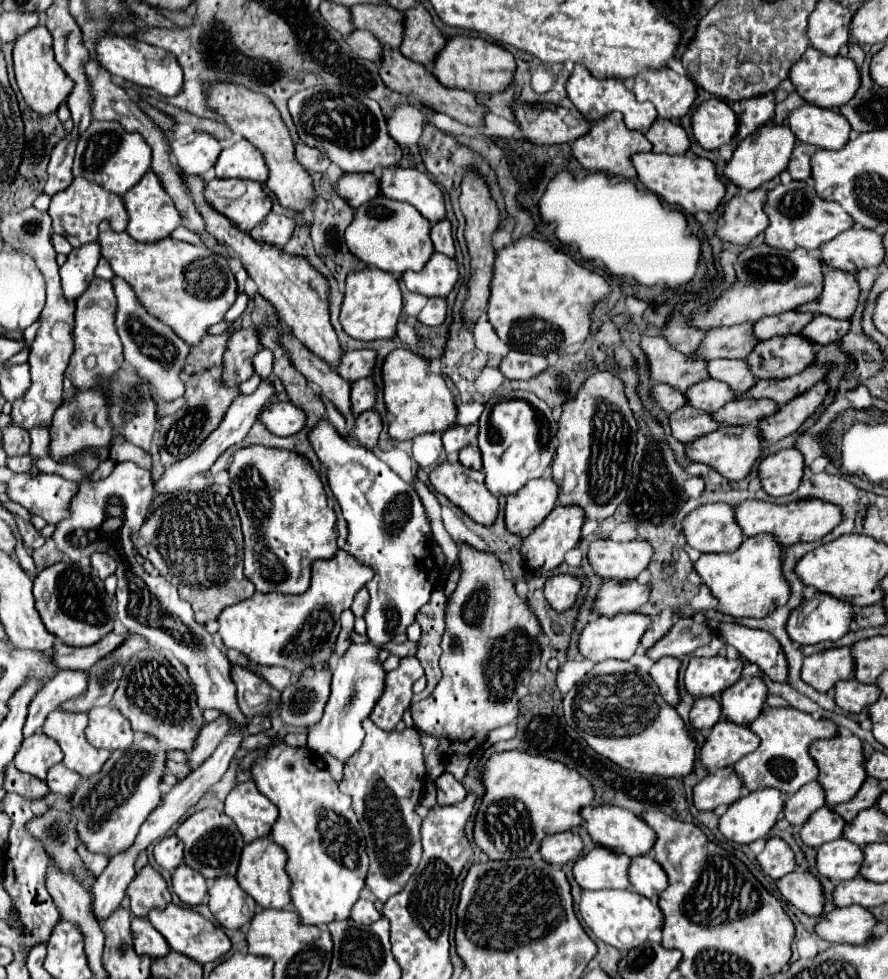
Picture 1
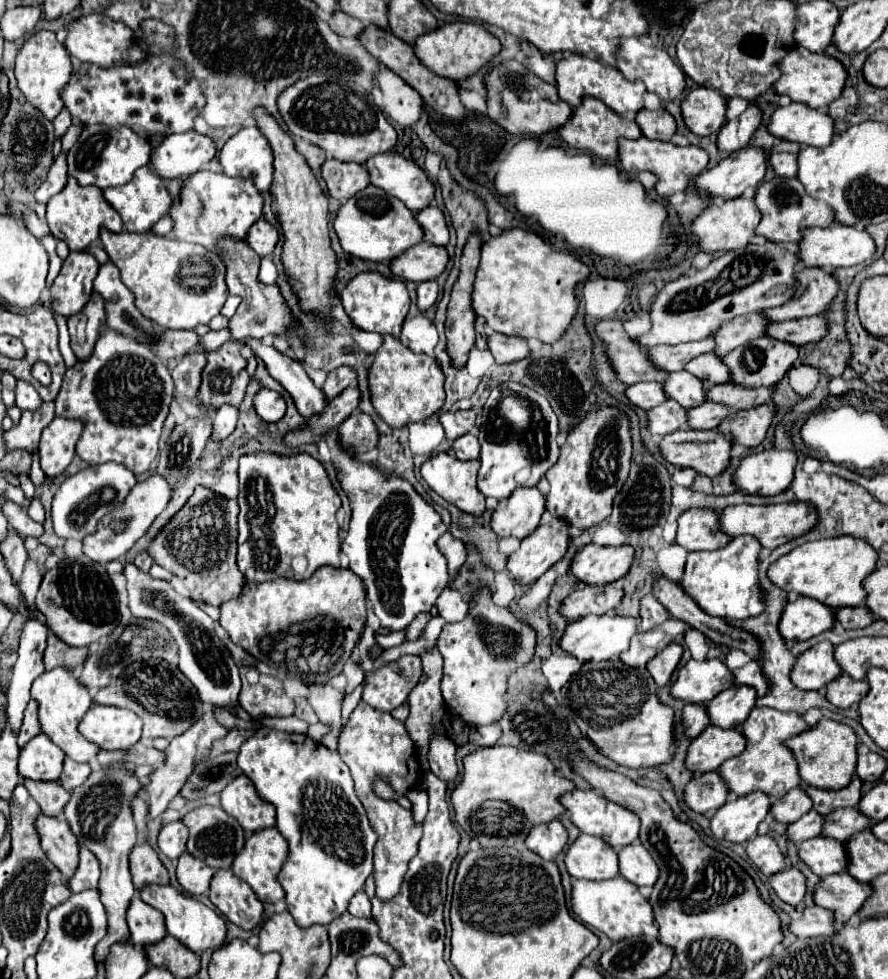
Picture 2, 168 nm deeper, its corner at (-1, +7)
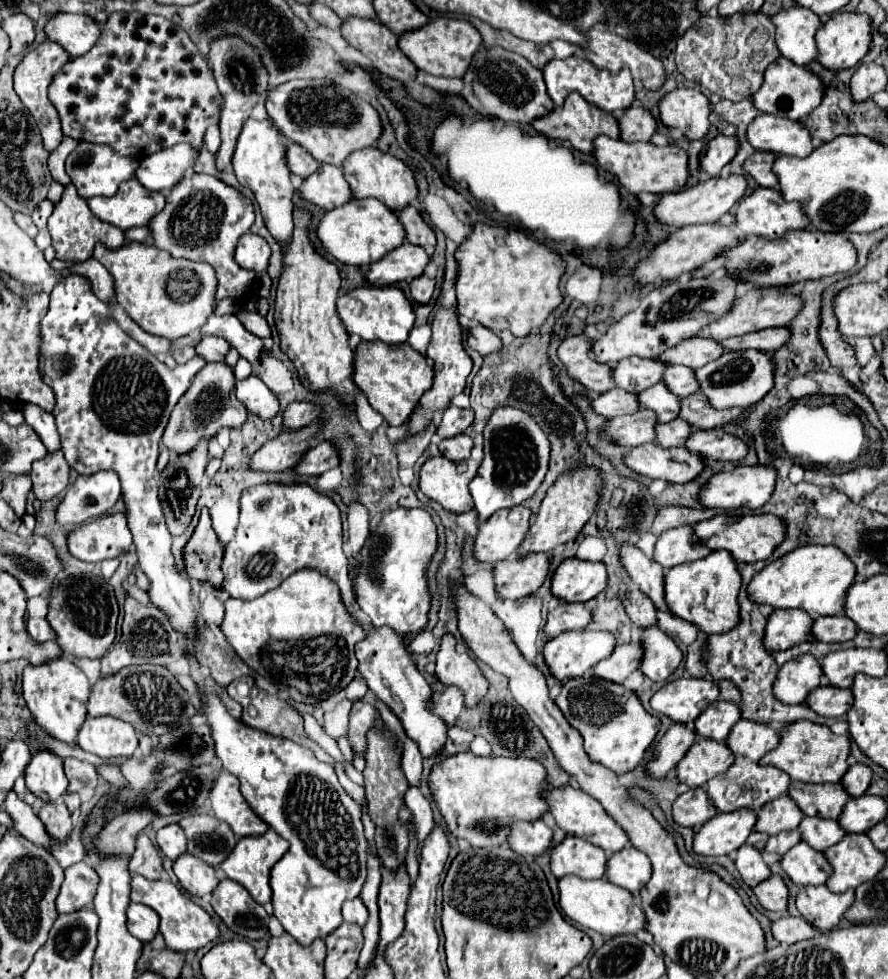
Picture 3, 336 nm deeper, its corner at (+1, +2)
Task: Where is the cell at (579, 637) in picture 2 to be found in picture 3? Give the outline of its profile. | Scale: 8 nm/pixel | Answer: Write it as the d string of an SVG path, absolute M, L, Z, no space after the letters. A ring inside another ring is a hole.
M568 630L554 636L544 646L544 658L550 666L550 672L558 678L582 676L596 662L608 658L616 648L614 634L596 632L596 630Z

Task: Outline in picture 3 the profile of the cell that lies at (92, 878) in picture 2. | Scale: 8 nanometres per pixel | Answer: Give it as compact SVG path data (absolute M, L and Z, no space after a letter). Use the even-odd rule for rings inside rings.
M86 862L68 866L64 870L62 890L56 900L58 912L64 914L64 912L92 904L92 898L96 894L96 882L98 882L96 872Z

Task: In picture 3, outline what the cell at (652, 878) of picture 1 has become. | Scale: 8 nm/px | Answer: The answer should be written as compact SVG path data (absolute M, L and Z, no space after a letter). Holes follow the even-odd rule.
M624 848L614 852L608 860L608 880L616 886L630 890L632 894L639 894L640 890L648 884L652 876L652 866L648 858L636 848Z

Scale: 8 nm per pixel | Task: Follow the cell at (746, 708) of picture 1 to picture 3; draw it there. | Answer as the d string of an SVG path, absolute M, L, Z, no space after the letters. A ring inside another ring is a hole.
M720 700L712 702L712 706L708 706L708 710L700 714L700 718L696 718L694 730L704 738L724 742L738 720L740 720L740 708L734 702Z

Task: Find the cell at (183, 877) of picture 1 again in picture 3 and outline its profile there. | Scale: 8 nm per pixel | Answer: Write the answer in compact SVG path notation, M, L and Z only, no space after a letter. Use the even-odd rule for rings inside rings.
M182 854L174 862L174 874L178 876L180 886L192 896L210 894L218 884L214 868L208 866L206 862L200 862L200 858L194 858L190 854Z

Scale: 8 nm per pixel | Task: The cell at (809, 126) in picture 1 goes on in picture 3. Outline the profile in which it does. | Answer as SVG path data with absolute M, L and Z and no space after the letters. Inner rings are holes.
M760 114L748 126L748 140L756 150L796 158L804 158L814 150L812 134L808 134L806 126L772 114Z

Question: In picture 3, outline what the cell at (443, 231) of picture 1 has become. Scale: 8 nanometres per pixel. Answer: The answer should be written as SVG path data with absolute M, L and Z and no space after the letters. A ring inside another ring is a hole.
M406 206L396 212L396 216L406 230L406 238L416 246L424 246L426 253L432 257L437 244L436 234L434 228L422 218L422 212L416 206Z

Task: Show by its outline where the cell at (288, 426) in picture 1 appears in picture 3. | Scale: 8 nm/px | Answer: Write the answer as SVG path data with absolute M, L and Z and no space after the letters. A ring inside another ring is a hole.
M254 374L236 382L236 398L248 408L250 414L262 420L272 420L280 412L280 402L274 392Z

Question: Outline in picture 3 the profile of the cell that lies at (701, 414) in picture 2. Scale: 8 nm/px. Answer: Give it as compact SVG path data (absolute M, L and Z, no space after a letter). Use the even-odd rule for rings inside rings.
M674 418L668 424L658 424L656 426L656 442L662 446L682 446L688 440L688 422L682 418Z

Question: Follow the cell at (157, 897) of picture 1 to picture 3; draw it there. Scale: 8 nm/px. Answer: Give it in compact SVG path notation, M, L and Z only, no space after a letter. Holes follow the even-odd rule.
M144 832L138 836L136 850L132 854L128 868L130 868L132 874L140 874L148 880L160 880L162 874L164 874L162 858L160 858L156 846L150 842L150 838Z

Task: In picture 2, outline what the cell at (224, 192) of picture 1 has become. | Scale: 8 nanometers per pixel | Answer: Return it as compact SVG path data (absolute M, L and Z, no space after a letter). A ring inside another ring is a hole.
M202 169L184 179L180 195L170 207L170 217L174 221L174 239L200 243L222 257L218 241L222 241L224 237L246 239L250 225L254 225L254 221L262 217L262 195L258 193L258 189L254 189L254 183L250 179L234 179L226 173Z

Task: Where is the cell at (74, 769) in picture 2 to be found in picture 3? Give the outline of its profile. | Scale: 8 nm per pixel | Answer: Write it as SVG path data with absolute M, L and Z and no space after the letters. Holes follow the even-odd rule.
M66 758L64 760L64 772L68 776L68 792L76 792L84 786L94 788L98 784L98 774L96 768L88 762L80 762L76 758Z

